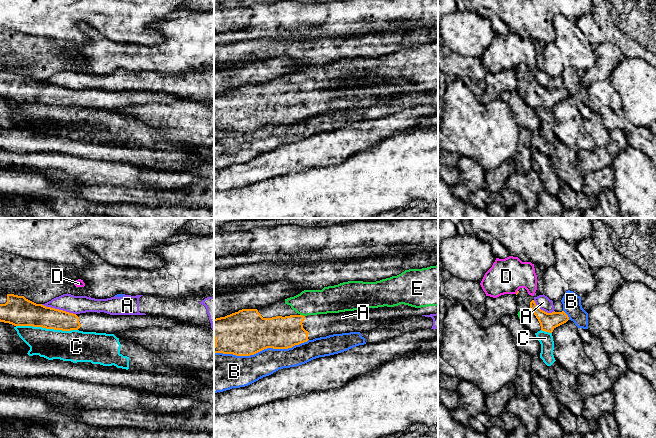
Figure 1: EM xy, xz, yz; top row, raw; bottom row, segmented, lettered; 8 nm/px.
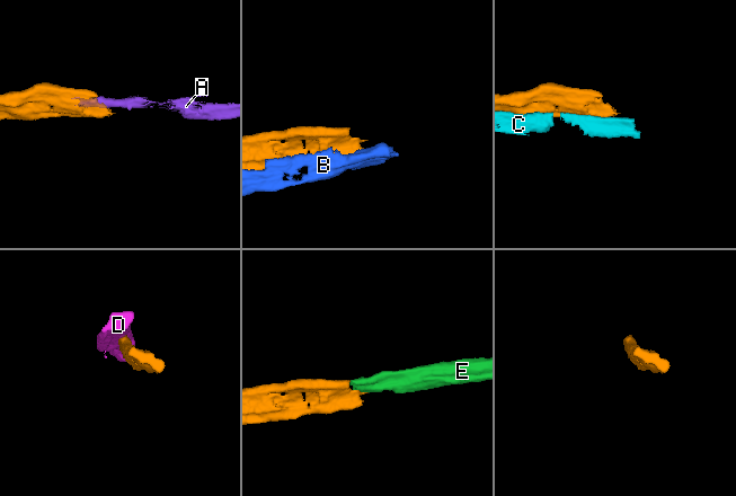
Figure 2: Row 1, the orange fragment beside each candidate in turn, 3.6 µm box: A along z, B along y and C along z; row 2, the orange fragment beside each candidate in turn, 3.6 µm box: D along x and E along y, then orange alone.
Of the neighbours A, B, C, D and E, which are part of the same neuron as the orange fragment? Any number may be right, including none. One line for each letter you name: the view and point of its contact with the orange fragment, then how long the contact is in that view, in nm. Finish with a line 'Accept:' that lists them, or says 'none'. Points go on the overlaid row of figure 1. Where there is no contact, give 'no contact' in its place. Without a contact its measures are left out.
E: meets orange in xz at (302, 315); contact 40 nm long
Accept: E

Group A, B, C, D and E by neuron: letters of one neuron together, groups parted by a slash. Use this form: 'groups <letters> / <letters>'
groups A B / C / D / E

